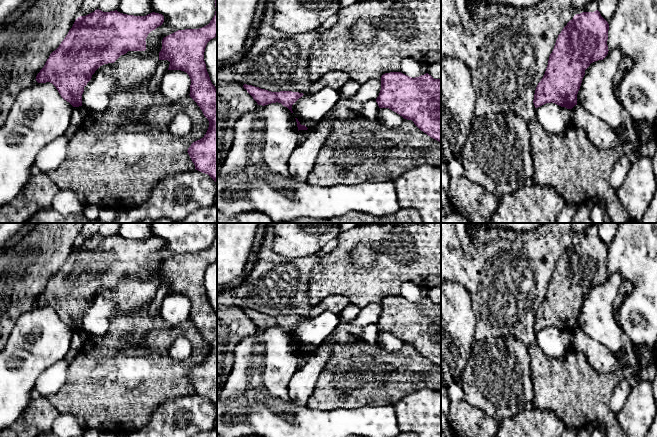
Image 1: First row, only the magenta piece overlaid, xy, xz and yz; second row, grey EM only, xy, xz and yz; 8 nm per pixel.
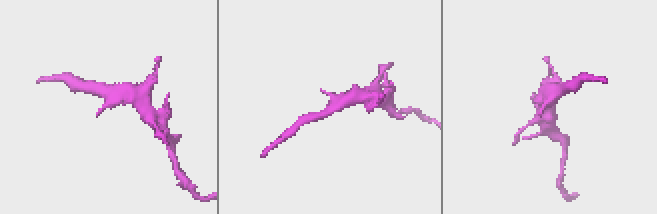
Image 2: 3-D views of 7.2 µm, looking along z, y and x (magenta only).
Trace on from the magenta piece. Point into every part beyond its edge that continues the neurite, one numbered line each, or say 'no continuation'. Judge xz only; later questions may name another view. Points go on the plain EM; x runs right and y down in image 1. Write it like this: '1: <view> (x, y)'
no continuation

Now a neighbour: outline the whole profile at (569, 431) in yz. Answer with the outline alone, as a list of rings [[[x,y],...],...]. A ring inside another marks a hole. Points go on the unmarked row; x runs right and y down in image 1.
[[[565,426],[560,437],[576,437],[578,429],[573,426]]]

